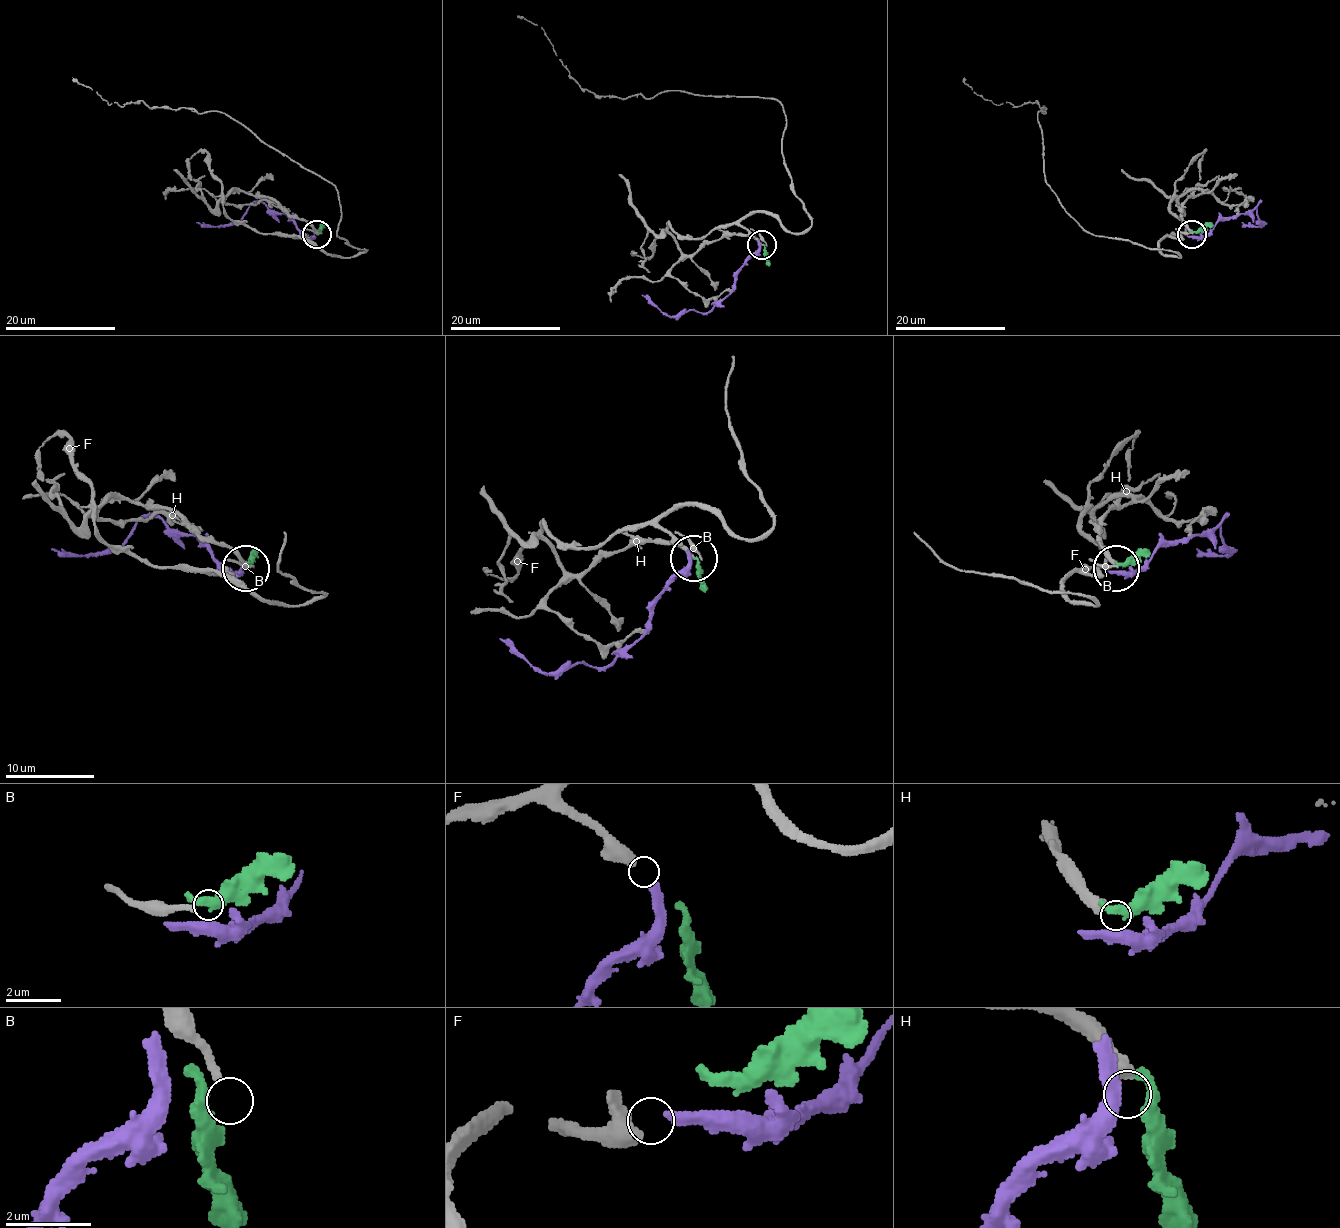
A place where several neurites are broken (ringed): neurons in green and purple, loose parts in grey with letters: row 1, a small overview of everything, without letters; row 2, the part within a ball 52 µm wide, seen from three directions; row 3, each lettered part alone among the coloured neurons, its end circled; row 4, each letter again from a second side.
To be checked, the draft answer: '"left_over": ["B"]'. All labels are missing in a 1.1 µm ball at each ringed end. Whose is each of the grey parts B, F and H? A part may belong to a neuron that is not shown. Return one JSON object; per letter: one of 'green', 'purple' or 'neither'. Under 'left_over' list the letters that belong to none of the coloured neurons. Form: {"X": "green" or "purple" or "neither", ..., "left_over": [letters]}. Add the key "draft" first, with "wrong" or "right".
{"draft": "right", "B": "neither", "F": "purple", "H": "green", "left_over": ["B"]}

